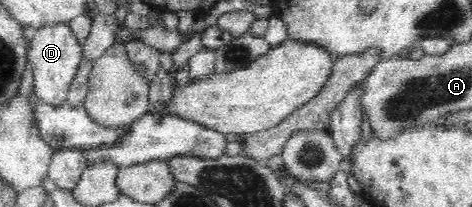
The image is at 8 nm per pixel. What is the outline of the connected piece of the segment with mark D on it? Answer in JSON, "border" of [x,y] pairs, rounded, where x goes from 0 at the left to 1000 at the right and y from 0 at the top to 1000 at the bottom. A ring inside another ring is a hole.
{"border":[[[142,111],[95,116],[74,155],[61,203],[59,304],[70,324],[76,483],[108,507],[133,502],[174,295],[174,217]]]}

